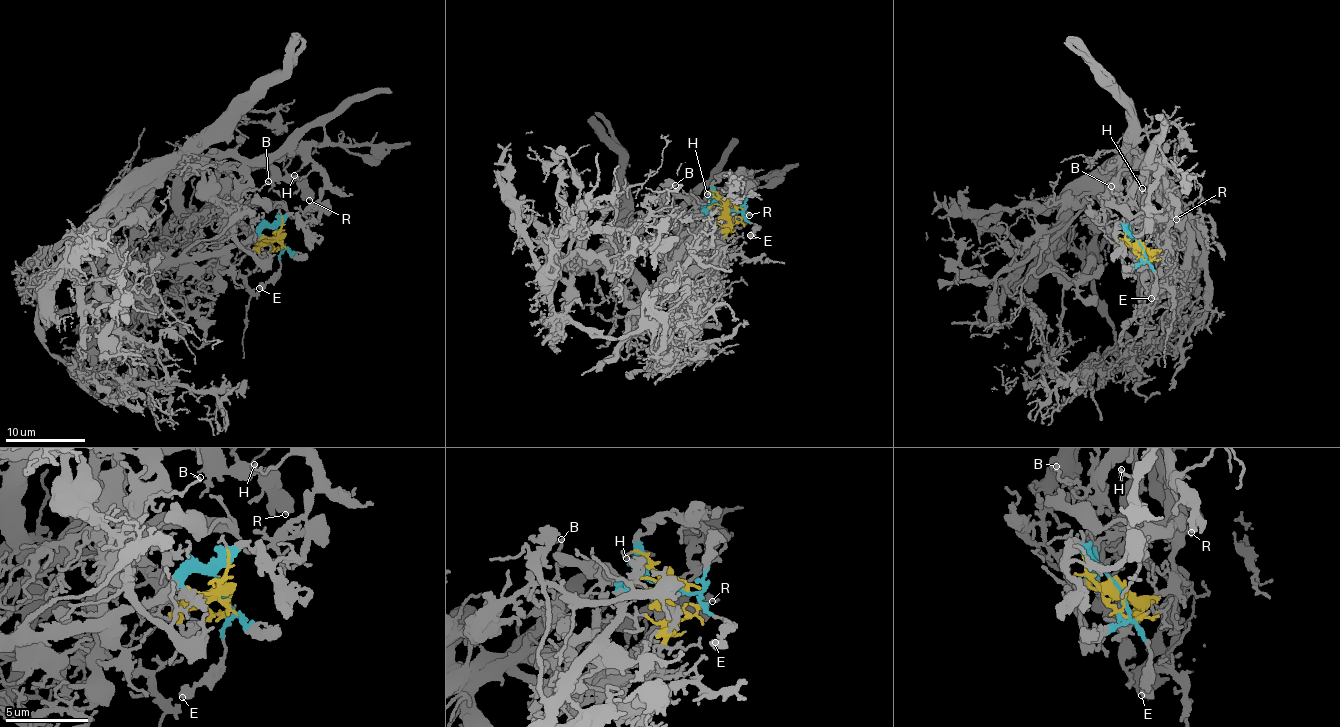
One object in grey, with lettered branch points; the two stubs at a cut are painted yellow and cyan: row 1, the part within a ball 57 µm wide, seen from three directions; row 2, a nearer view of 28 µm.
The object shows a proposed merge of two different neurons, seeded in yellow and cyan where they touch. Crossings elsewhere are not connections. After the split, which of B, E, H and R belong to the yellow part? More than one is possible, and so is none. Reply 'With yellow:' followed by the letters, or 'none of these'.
With yellow: B, H, R

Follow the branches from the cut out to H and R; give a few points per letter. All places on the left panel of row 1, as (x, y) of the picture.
H: (278, 234), (256, 242), (242, 215), (258, 203), (292, 217), (302, 213), (320, 198), (323, 176), (294, 175)
R: (278, 234), (256, 242), (244, 229), (229, 167), (259, 166), (289, 175), (310, 200)

